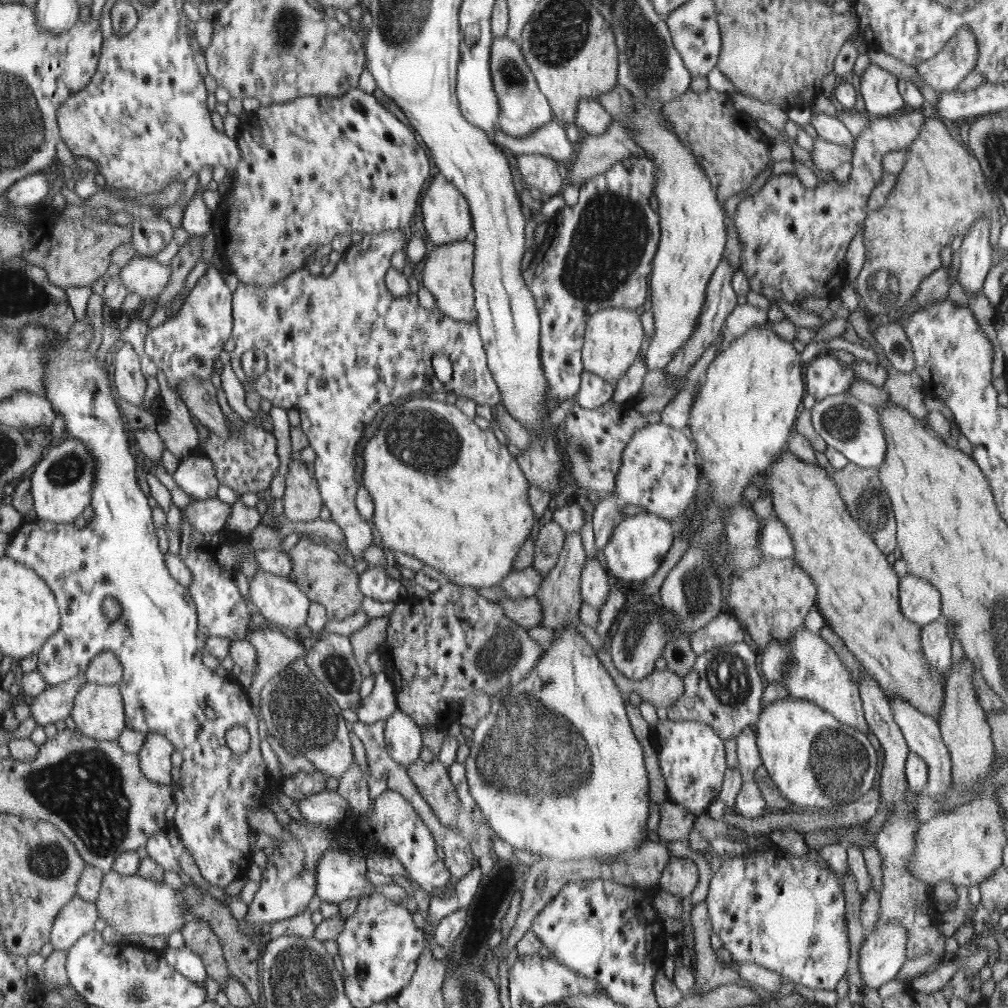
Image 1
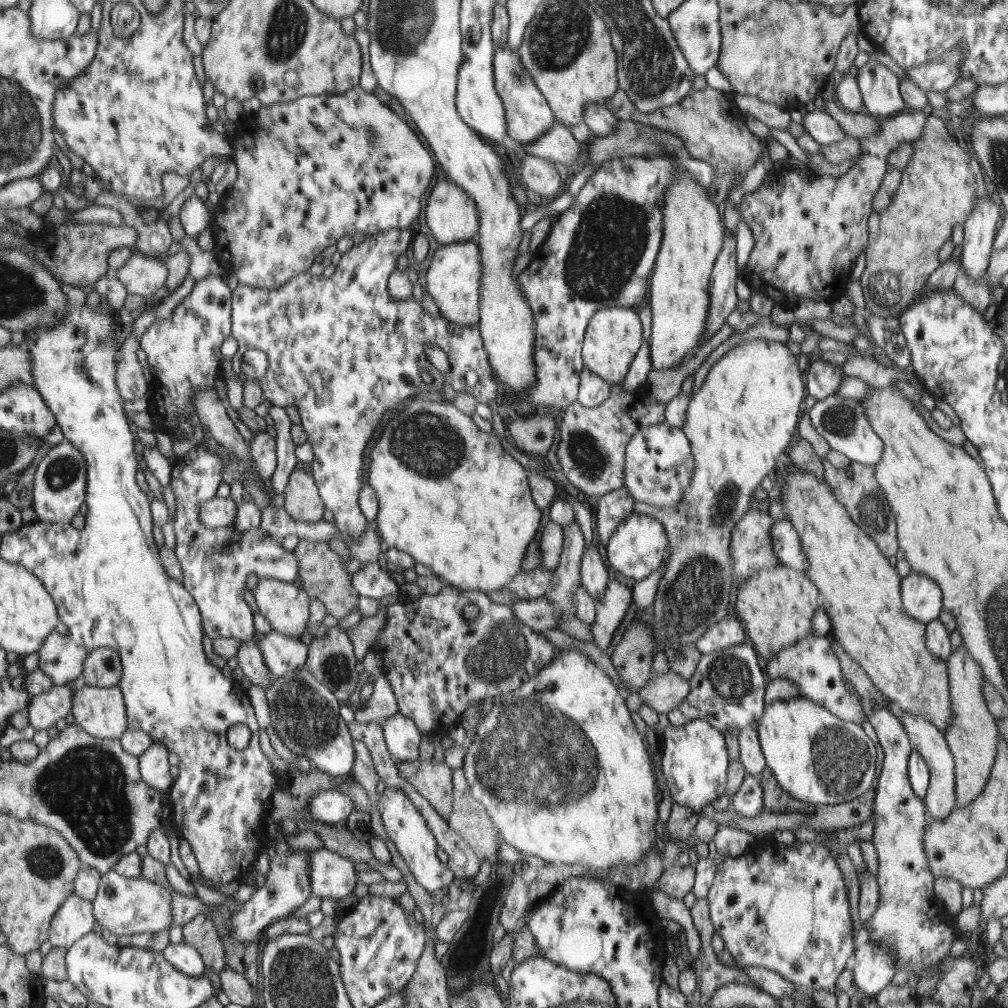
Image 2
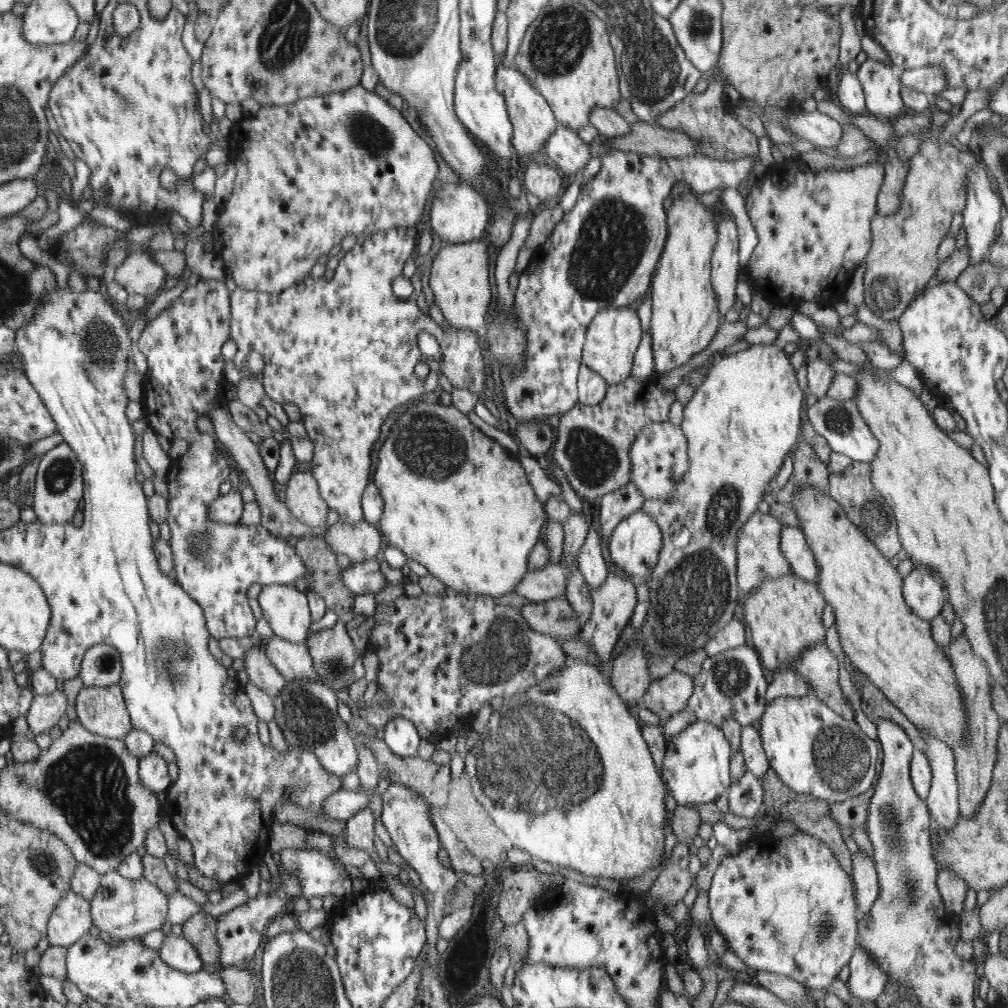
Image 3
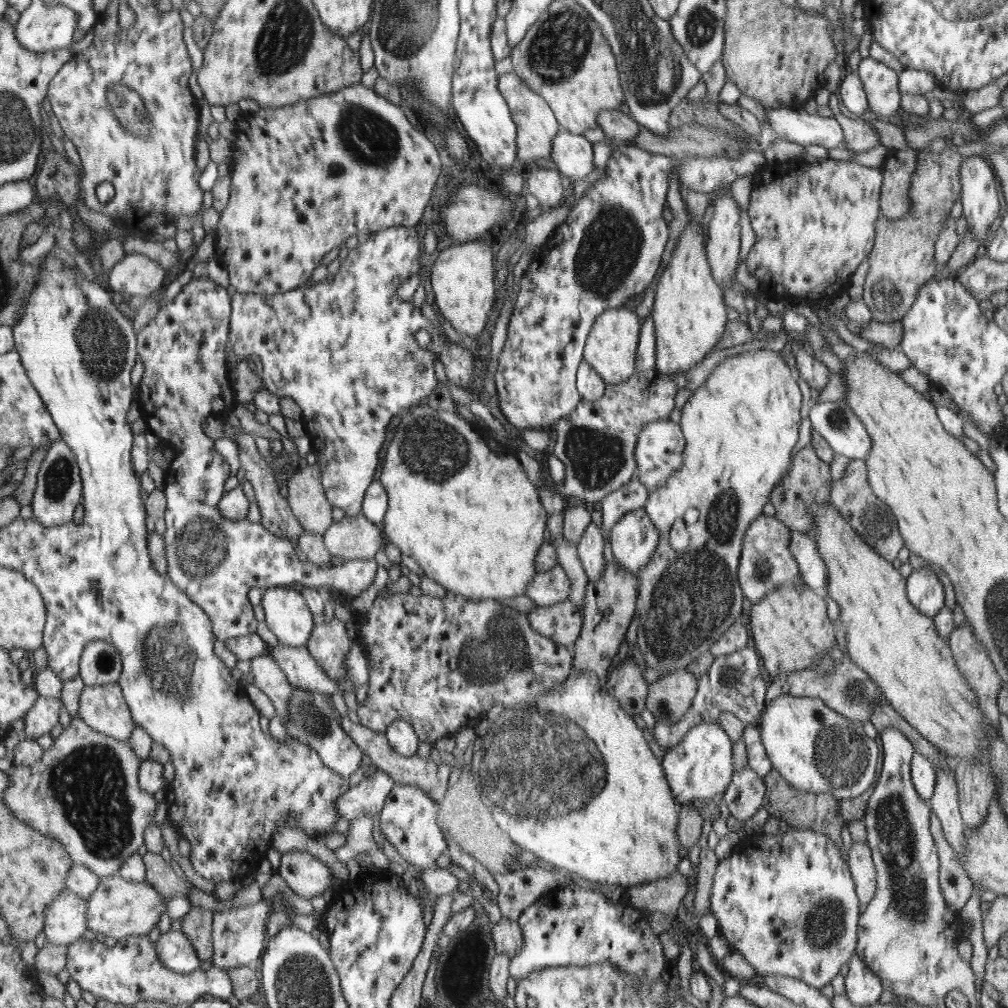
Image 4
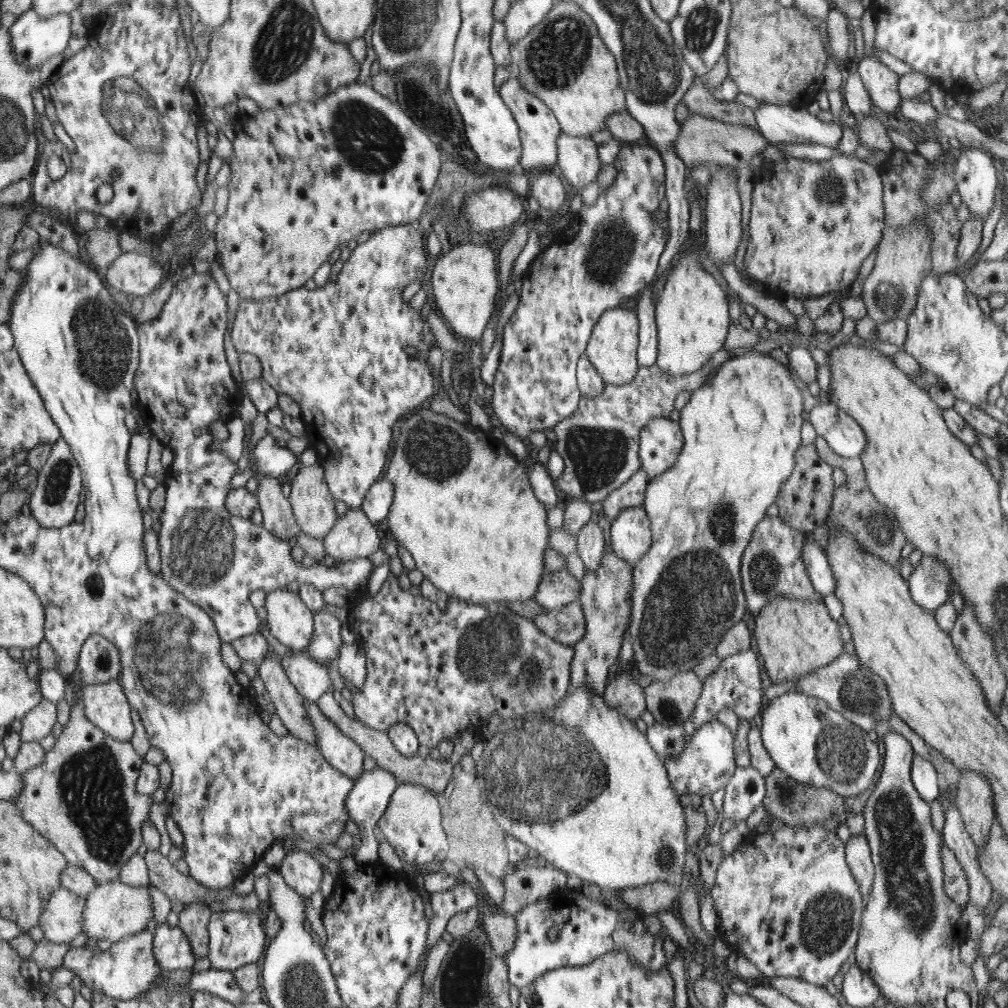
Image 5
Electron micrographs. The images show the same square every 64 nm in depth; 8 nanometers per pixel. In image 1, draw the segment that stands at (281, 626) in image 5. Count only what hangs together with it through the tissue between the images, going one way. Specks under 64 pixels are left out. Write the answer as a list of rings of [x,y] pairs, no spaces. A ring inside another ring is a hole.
[[[258,567],[249,585],[252,604],[272,624],[292,630],[307,624],[312,603],[292,578],[278,576]]]

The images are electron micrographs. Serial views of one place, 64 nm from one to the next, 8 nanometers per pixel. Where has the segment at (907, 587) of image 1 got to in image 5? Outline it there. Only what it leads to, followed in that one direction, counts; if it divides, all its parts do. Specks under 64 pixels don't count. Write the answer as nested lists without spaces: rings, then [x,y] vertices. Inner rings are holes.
[[[923,556],[907,581],[912,601],[928,612],[946,603],[949,586],[954,582],[946,564],[932,556]]]

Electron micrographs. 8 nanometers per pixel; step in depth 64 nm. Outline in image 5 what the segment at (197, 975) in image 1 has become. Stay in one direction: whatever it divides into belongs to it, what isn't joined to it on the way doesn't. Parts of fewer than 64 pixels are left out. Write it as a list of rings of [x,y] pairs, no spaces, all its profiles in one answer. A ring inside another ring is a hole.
[[[159,920],[154,935],[154,954],[160,967],[170,971],[193,971],[194,950],[187,935],[177,926]]]

